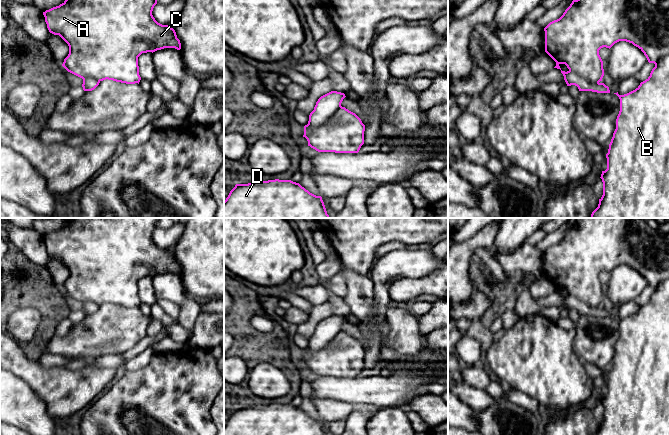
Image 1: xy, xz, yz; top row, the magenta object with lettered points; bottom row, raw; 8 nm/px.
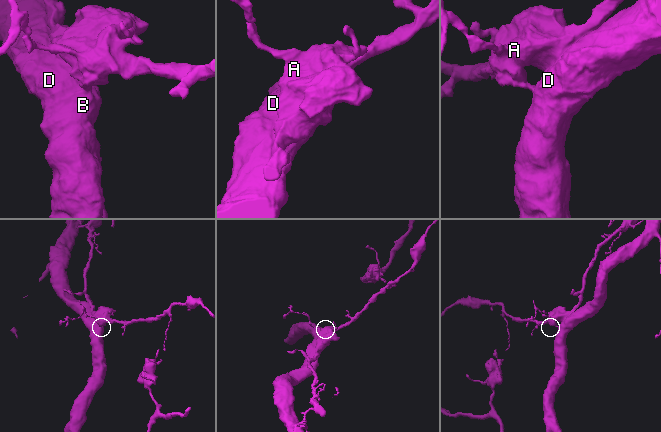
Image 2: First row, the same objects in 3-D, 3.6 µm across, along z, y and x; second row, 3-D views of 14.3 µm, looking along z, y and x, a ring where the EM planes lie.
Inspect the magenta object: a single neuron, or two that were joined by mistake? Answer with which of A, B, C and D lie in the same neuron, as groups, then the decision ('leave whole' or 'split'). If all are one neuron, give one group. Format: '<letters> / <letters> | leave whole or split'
A C / B D | split

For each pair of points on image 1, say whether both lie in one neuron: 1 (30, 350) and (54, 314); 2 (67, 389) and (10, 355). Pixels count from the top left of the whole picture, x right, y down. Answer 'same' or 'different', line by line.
1: same
2: same

